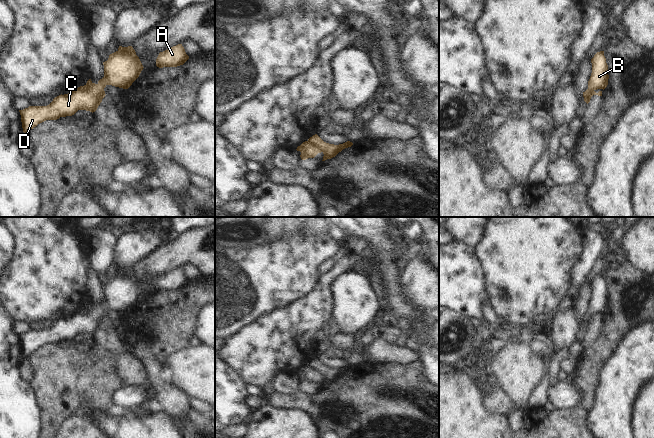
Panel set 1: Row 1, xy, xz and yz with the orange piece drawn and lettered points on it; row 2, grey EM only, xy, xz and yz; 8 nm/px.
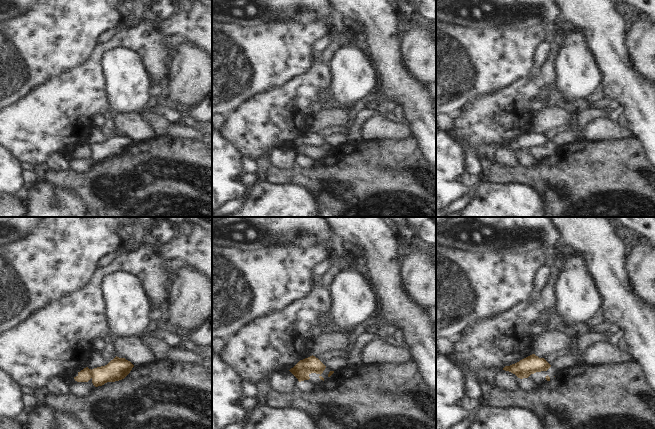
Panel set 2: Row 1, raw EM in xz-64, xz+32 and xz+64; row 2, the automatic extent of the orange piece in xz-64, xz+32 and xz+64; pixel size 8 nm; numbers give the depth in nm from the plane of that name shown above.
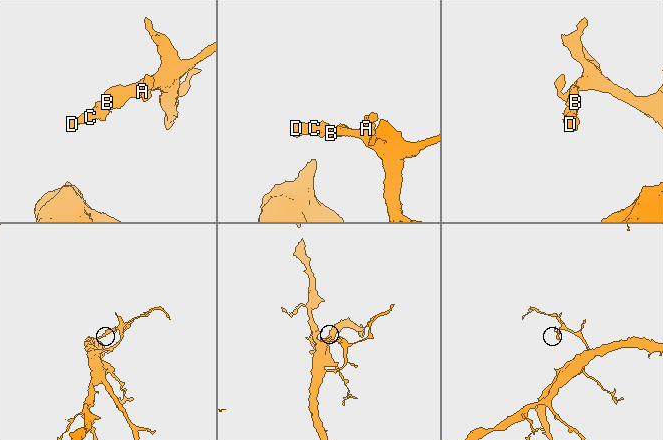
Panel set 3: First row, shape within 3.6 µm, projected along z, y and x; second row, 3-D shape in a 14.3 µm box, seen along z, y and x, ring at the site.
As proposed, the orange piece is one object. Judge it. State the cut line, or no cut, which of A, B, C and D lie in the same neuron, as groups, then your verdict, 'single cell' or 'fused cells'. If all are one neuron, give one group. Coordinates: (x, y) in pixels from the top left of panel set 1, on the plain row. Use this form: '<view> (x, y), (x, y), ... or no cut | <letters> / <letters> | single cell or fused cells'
no cut | A B C D | single cell

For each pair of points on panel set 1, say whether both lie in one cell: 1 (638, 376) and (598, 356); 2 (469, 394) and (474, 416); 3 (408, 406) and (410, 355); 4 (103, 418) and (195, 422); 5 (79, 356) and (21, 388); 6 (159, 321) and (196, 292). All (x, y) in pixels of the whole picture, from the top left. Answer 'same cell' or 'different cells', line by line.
1: different cells
2: same cell
3: different cells
4: same cell
5: different cells
6: same cell

